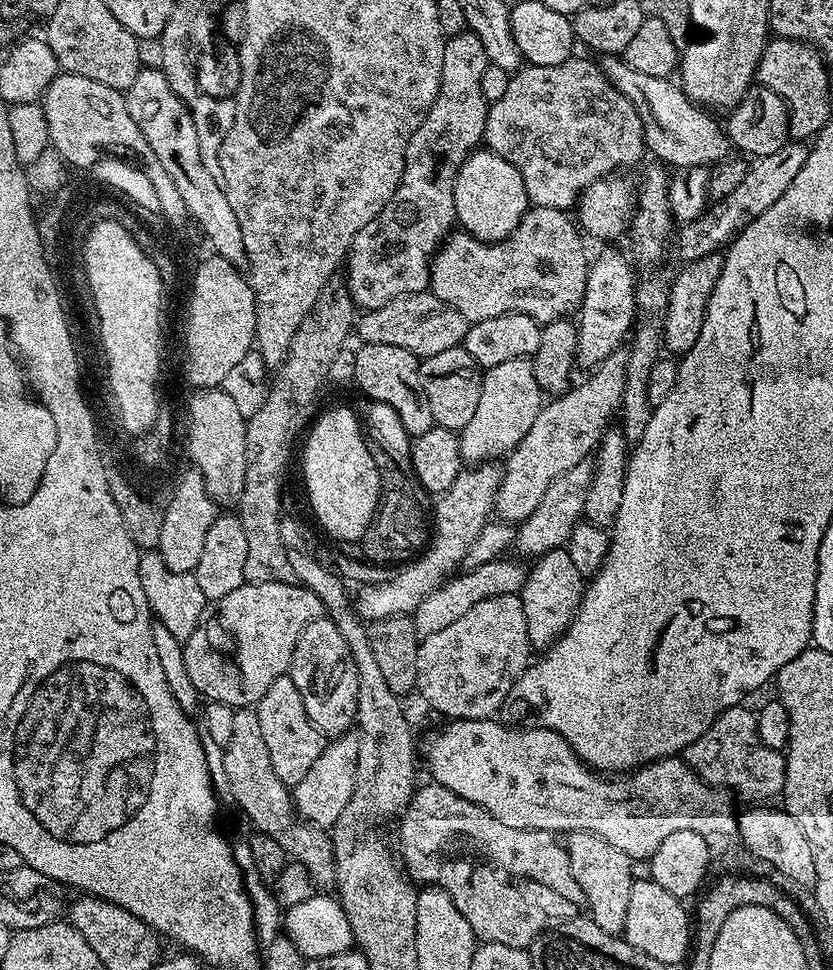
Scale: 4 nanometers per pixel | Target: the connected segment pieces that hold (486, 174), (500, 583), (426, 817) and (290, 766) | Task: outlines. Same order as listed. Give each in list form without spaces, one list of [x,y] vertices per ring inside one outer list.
[[[474,150],[464,160],[456,175],[454,206],[459,227],[474,238],[495,242],[505,240],[528,213],[530,201],[522,174],[498,154]]]
[[[508,559],[491,560],[477,568],[461,571],[445,580],[430,594],[426,594],[426,598],[422,598],[415,612],[411,613],[417,637],[423,638],[430,634],[438,634],[438,630],[451,626],[453,622],[458,622],[458,618],[462,618],[462,614],[466,614],[470,606],[478,606],[478,602],[486,602],[486,598],[517,595],[524,584],[526,568],[525,565],[519,564],[521,563],[519,559],[516,559],[517,561]]]
[[[435,782],[427,783],[421,783],[413,791],[412,799],[409,800],[407,808],[404,809],[398,820],[398,825],[400,824],[399,855],[402,860],[412,860],[412,869],[407,873],[409,877],[420,872],[420,840],[424,840],[424,836],[432,836],[432,840],[436,840],[436,836],[440,836],[440,840],[444,840],[444,832],[480,832],[480,844],[484,844],[484,848],[488,848],[488,852],[492,852],[492,860],[496,860],[496,864],[500,864],[500,868],[508,868],[508,872],[512,872],[521,881],[533,880],[534,883],[549,888],[554,895],[561,896],[568,904],[578,904],[578,906],[584,904],[582,886],[578,886],[578,878],[574,878],[574,870],[570,870],[567,847],[561,841],[559,844],[556,841],[559,839],[553,833],[543,832],[537,828],[518,830],[514,826],[505,826],[502,822],[498,822],[498,818],[486,814],[486,810],[474,806],[474,802],[466,802],[466,798],[446,790],[446,786]]]
[[[285,674],[270,682],[270,690],[262,694],[255,709],[258,726],[262,726],[266,750],[270,750],[270,766],[274,766],[274,774],[278,774],[278,778],[282,778],[282,782],[289,786],[302,782],[302,778],[306,778],[306,773],[310,771],[310,766],[318,762],[326,737],[310,722],[302,694],[298,694],[298,686],[294,686],[291,675]]]

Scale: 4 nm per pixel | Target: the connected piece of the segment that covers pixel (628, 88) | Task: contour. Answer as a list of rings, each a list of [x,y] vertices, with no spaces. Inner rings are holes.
[[[606,54],[601,57],[601,68],[611,85],[638,110],[644,123],[644,146],[653,152],[659,163],[672,170],[702,168],[729,159],[730,143],[725,129],[711,120],[707,111],[701,110],[688,99],[679,83],[669,77],[654,78],[638,74],[623,57]]]

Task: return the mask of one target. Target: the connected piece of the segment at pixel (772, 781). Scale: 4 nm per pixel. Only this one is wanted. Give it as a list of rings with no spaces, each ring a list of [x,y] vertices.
[[[737,706],[720,713],[715,722],[689,748],[684,749],[682,759],[713,788],[752,800],[748,802],[768,802],[771,796],[779,797],[784,791],[786,756],[781,749],[766,746],[758,738],[755,715],[742,709]]]

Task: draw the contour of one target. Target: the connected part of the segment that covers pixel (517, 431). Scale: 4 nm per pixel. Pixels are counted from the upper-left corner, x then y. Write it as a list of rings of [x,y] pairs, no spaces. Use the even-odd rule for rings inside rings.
[[[531,359],[498,362],[498,366],[487,369],[483,373],[482,394],[478,394],[478,406],[470,422],[459,429],[460,458],[469,465],[479,466],[485,462],[495,461],[495,456],[503,457],[517,448],[526,438],[530,426],[534,426],[534,418],[538,418],[545,393],[540,391],[538,378],[534,378]]]

